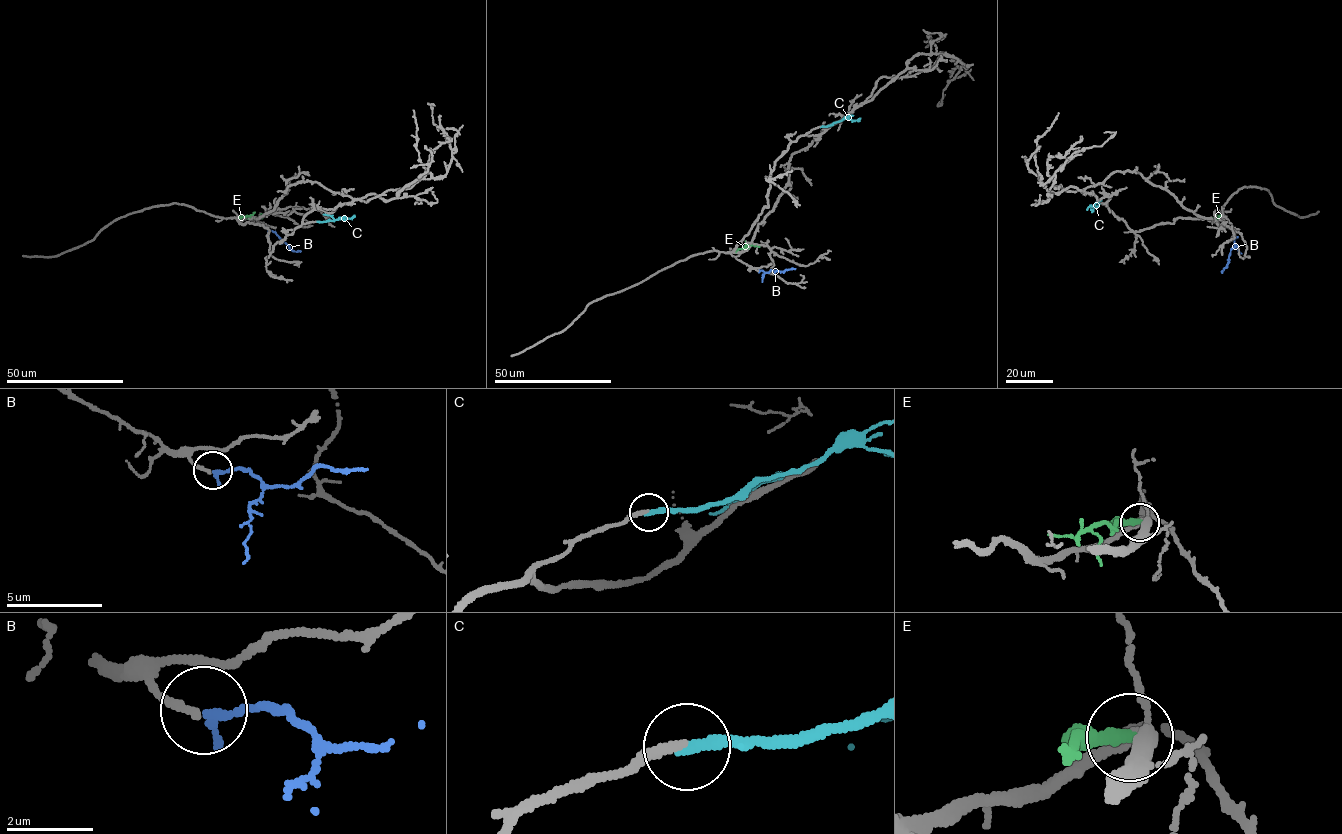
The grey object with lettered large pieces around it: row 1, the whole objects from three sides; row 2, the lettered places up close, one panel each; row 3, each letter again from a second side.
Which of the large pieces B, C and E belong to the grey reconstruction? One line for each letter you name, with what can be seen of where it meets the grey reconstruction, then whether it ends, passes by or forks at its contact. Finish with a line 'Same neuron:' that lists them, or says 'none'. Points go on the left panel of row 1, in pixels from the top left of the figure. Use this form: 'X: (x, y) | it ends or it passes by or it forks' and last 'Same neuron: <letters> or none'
B: (263, 224) | it ends
Same neuron: B

